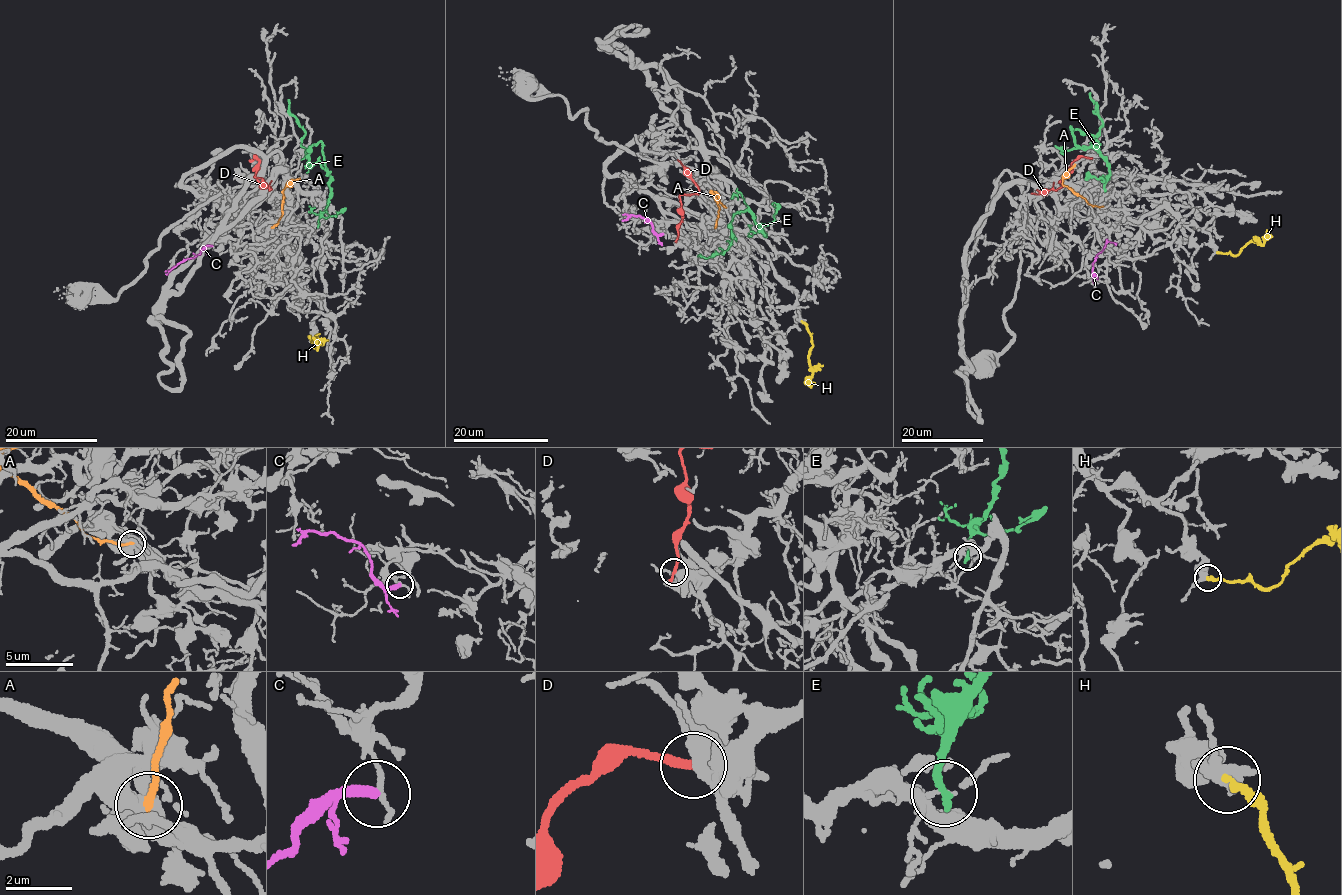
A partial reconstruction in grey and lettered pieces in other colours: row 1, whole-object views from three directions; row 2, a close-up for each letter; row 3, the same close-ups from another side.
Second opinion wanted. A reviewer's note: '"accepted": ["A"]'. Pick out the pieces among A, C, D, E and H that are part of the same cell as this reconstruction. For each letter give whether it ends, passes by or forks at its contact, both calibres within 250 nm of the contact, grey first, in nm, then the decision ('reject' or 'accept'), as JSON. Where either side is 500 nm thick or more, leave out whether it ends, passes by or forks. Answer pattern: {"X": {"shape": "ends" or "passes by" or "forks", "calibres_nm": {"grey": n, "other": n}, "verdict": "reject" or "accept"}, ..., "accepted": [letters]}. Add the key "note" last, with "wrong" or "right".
{"A": {"calibres_nm": {"grey": 500, "other": 190}, "verdict": "reject"}, "C": {"shape": "ends", "calibres_nm": {"grey": 120, "other": 320}, "verdict": "reject"}, "D": {"shape": "ends", "calibres_nm": {"grey": 420, "other": 300}, "verdict": "reject"}, "E": {"shape": "ends", "calibres_nm": {"grey": 90, "other": 240}, "verdict": "reject"}, "H": {"shape": "ends", "calibres_nm": {"grey": 360, "other": 260}, "verdict": "accept"}, "accepted": ["H"], "note": "wrong"}

